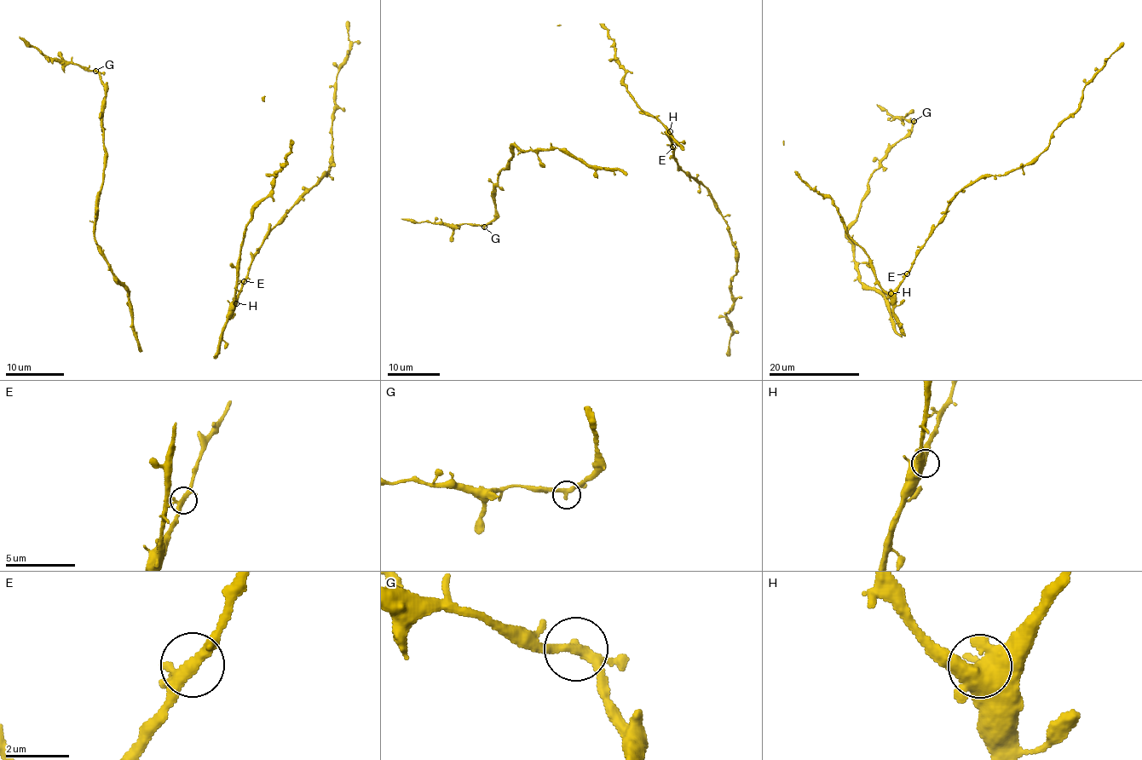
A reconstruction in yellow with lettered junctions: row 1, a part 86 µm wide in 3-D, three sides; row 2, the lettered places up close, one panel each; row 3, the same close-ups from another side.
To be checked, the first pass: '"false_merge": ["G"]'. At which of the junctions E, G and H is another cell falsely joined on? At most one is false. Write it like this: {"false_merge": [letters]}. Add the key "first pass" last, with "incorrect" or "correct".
{"false_merge": [], "first pass": "incorrect"}

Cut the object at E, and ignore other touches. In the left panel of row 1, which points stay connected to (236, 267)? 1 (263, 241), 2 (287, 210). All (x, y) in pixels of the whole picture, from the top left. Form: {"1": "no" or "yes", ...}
{"1": "no", "2": "no"}

